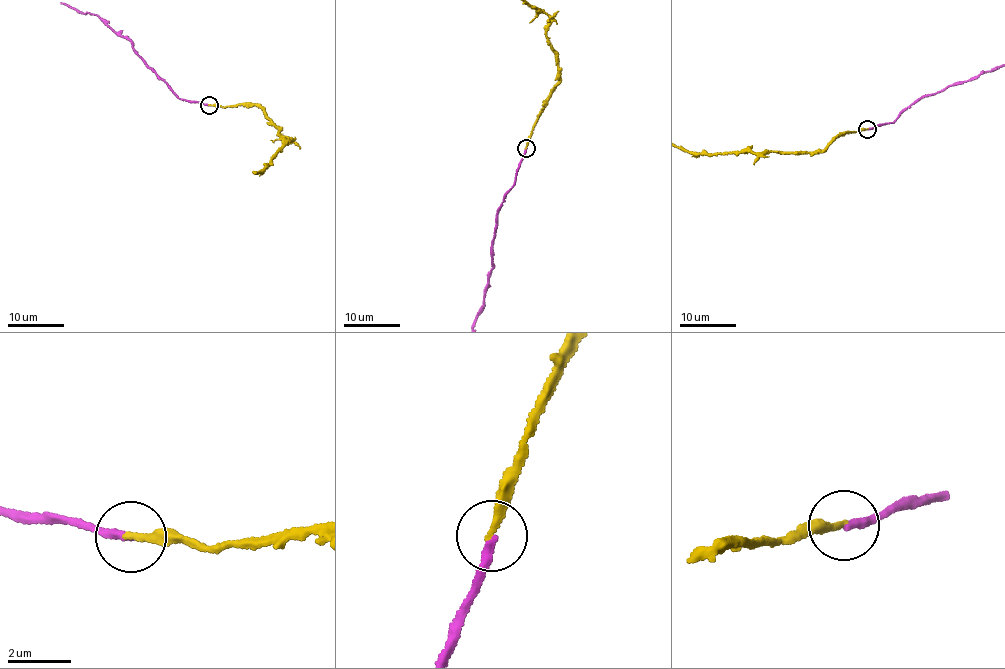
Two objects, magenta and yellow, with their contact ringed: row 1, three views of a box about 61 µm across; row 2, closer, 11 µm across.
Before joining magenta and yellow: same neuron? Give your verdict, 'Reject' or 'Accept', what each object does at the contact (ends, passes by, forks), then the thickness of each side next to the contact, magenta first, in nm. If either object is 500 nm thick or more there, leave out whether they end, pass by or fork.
Reject. At the ring magenta ends. At the ring yellow ends. Thickness 260 nm (magenta) against 240 nm

